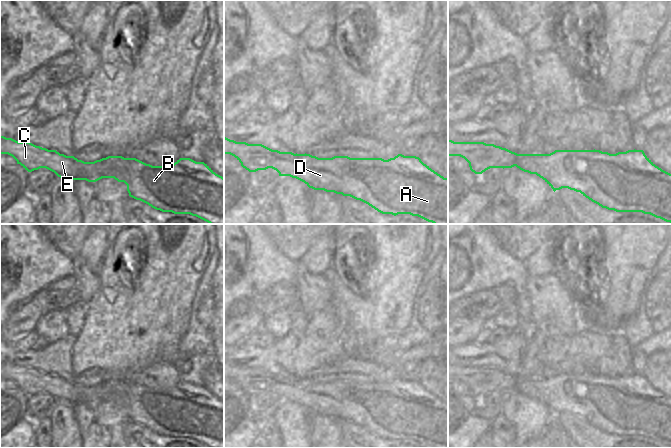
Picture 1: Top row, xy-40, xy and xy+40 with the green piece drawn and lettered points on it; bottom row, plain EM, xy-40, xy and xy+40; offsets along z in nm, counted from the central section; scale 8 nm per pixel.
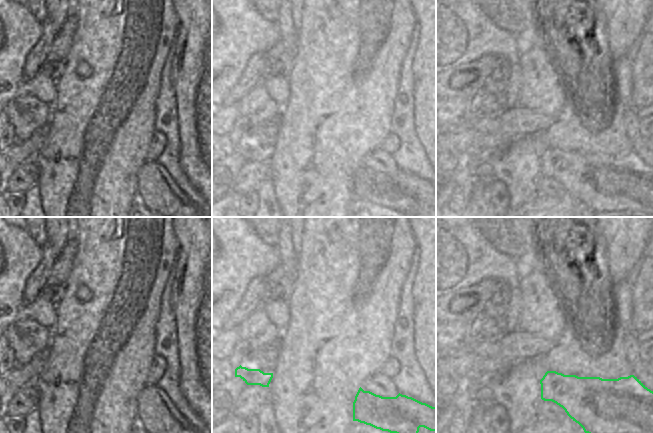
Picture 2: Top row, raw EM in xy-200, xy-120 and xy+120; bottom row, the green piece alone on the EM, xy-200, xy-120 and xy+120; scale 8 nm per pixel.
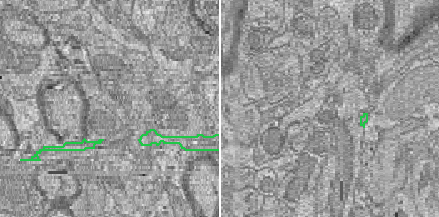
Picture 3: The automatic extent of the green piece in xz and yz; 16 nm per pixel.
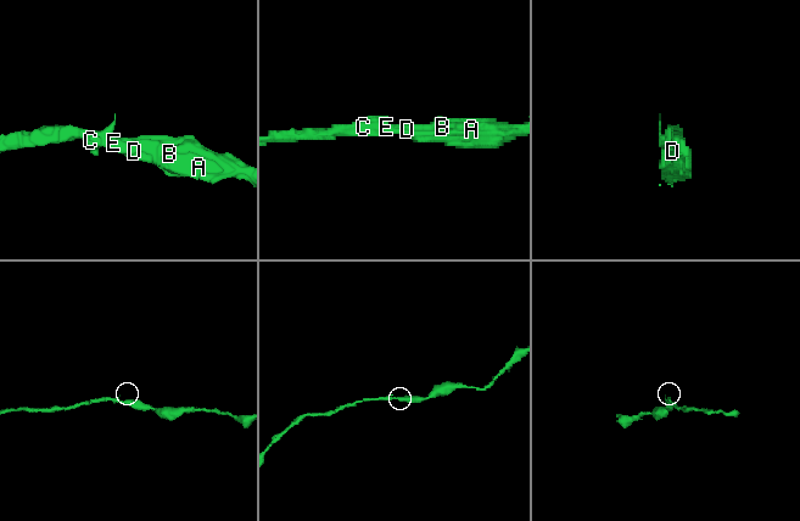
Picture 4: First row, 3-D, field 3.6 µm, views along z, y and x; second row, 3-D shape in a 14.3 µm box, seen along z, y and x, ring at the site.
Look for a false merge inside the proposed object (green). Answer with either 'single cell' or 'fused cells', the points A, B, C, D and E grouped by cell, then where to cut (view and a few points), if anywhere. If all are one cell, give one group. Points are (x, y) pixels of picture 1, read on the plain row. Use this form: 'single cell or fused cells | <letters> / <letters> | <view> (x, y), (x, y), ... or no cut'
single cell | A B C D E | no cut

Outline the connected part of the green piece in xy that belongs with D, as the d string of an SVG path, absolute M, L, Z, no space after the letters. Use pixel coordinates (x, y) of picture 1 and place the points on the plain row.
M224 361L224 378L234 380L249 396L272 392L279 400L290 400L314 414L334 416L360 424L382 438L410 438L433 448L448 448L448 402L444 402L419 381L398 378L394 382L318 382L272 374L262 368L236 366Z

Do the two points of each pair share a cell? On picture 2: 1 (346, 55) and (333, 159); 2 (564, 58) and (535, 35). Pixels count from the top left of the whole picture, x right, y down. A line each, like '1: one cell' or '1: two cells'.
1: one cell
2: two cells

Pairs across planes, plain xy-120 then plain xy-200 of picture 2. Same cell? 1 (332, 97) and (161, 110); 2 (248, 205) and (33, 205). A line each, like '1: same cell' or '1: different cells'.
1: different cells
2: different cells

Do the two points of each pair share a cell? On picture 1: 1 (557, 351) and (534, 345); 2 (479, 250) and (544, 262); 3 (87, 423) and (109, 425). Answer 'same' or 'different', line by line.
1: different
2: different
3: same

